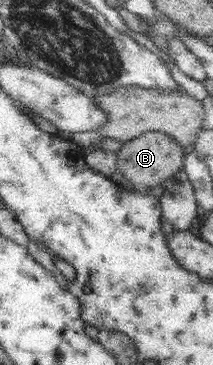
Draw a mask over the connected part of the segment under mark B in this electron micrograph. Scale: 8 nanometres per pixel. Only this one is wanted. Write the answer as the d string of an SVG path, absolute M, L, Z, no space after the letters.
M161 132L143 133L133 140L123 143L117 152L119 172L145 191L158 191L165 180L173 178L184 168L186 148L171 135Z

